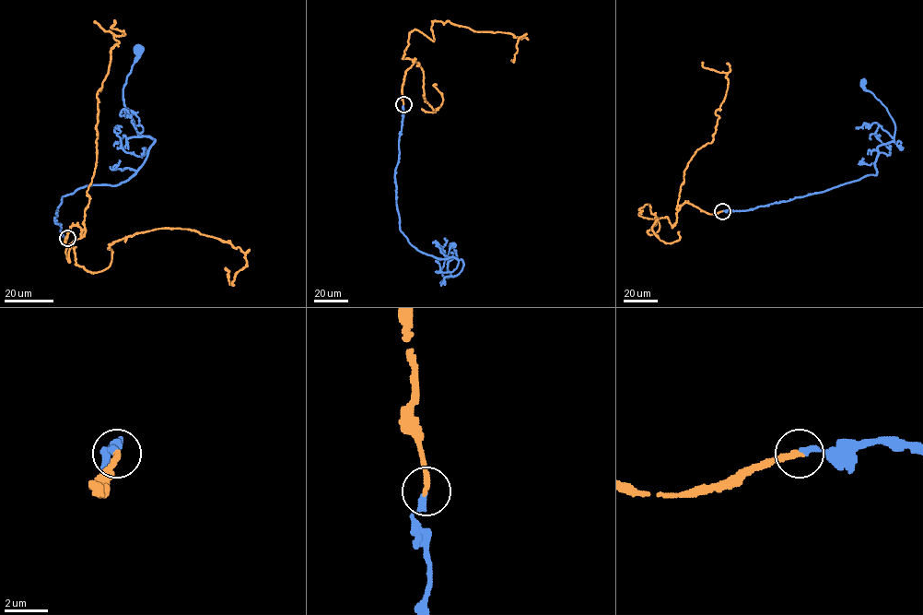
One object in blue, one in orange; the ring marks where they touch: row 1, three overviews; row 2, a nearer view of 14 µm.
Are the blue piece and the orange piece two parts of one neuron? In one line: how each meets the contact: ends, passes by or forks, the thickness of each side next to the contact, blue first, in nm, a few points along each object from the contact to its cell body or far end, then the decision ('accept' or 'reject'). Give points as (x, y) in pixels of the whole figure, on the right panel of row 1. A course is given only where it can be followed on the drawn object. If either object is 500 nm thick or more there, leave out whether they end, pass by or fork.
blue ends | orange ends | 260/280 nm | blue via (722, 210), (749, 210), (875, 175), (877, 147), (893, 140), (895, 125), (886, 108), (863, 82) | orange via (722, 211), (684, 203), (648, 234), (659, 222), (638, 209), (649, 204), (661, 241), (678, 231) | accept

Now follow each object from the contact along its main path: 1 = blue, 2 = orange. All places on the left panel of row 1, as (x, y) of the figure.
1: (67, 237), (54, 222), (62, 197), (80, 188), (126, 182), (155, 142), (137, 132), (122, 98), (138, 50)
2: (67, 238), (77, 226), (66, 257), (98, 272), (115, 242), (196, 230), (245, 254), (233, 285), (225, 267)

